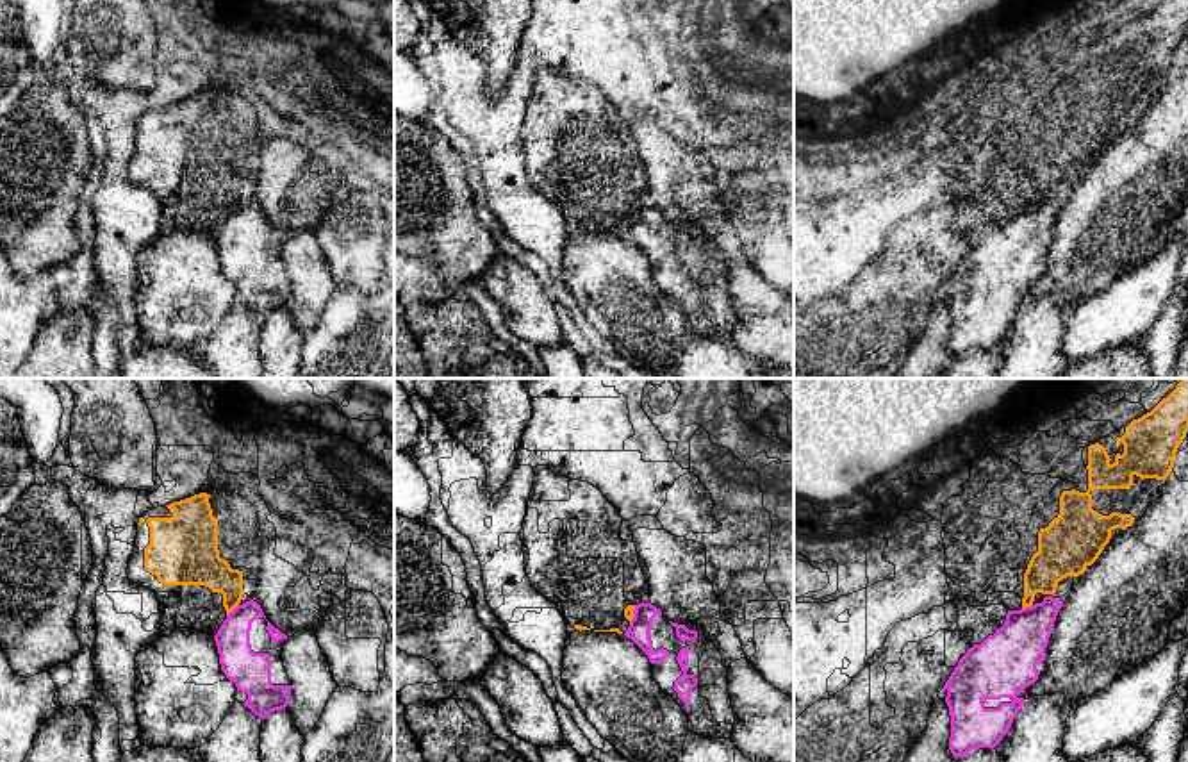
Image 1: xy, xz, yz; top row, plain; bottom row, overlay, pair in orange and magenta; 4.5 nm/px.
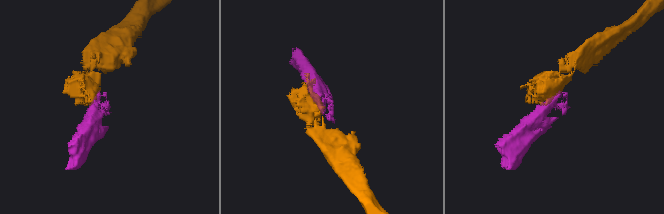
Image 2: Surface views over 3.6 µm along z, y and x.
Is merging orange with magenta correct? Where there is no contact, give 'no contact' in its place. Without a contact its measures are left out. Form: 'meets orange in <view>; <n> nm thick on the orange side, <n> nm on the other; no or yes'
meets orange in xy; 190 nm thick on the orange side, 160 nm on the other; no

